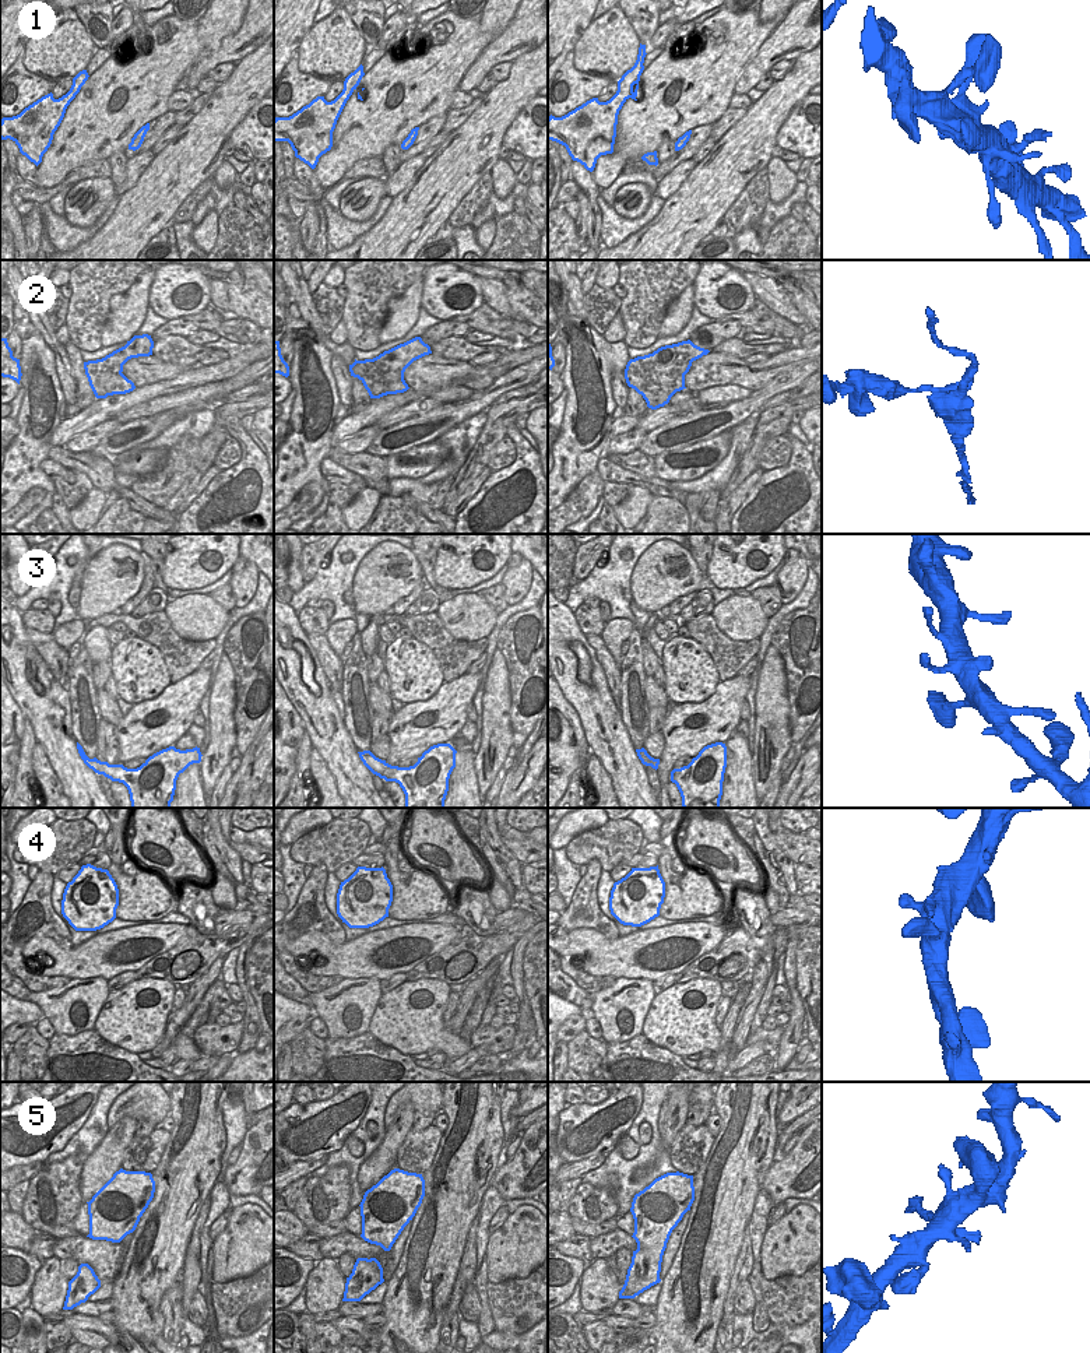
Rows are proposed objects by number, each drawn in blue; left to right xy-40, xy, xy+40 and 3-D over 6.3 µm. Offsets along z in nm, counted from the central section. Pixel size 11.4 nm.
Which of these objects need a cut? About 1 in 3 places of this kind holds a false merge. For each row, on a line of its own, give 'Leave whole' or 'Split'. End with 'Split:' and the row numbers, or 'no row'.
1: Leave whole
2: Split
3: Leave whole
4: Leave whole
5: Leave whole
Split: 2.

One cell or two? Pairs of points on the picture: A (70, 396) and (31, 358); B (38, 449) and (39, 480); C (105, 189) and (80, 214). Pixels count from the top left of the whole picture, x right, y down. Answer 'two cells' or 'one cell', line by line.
A: two cells
B: one cell
C: one cell

